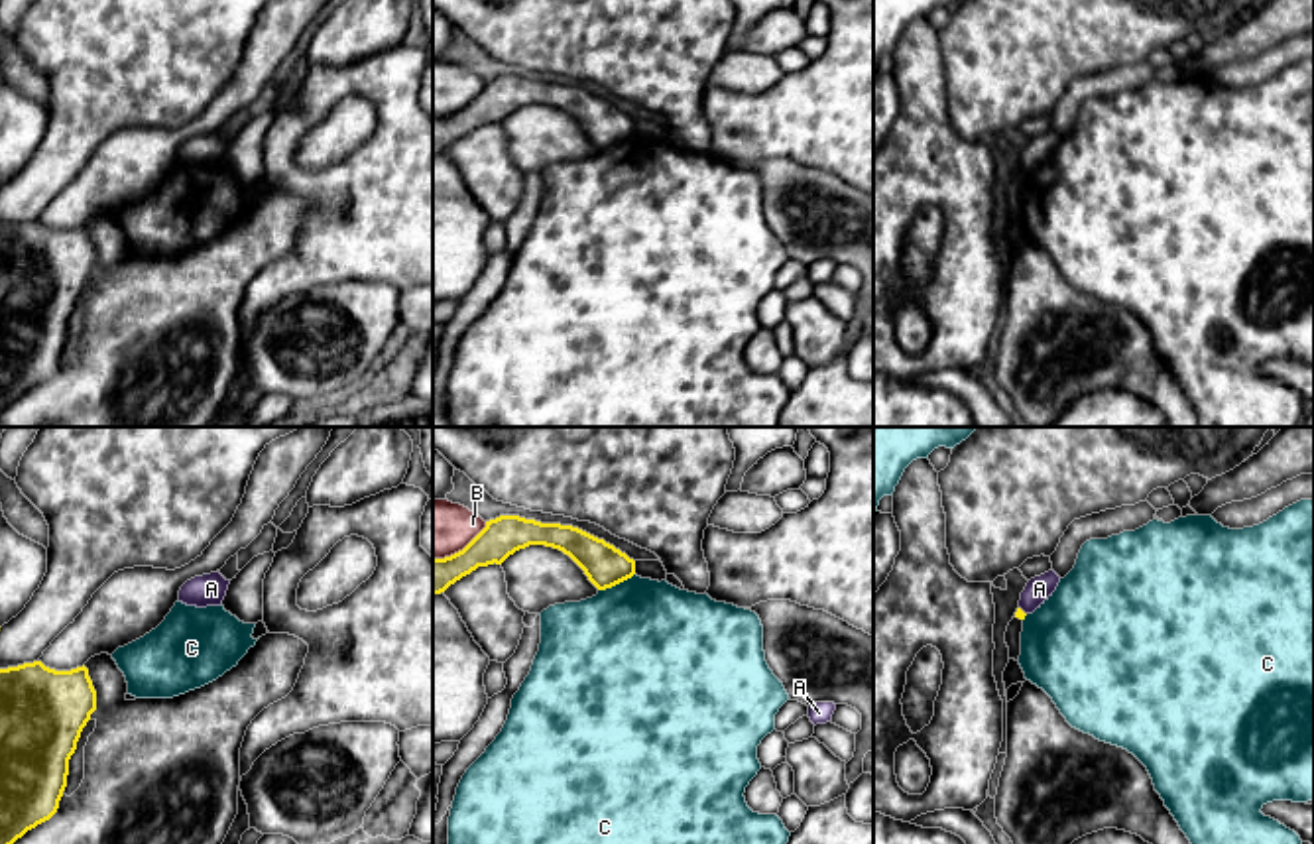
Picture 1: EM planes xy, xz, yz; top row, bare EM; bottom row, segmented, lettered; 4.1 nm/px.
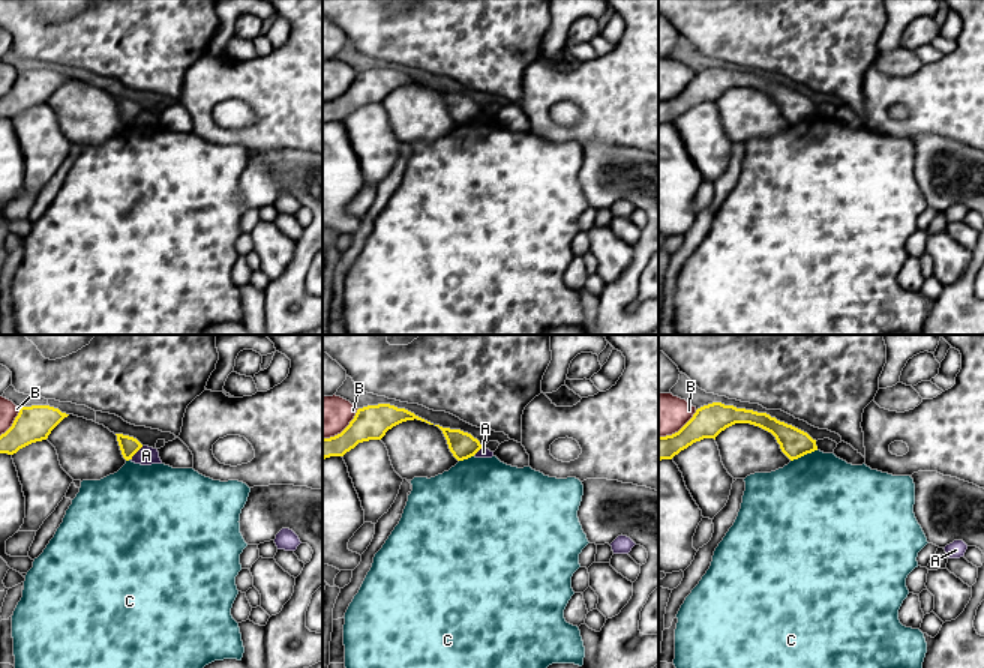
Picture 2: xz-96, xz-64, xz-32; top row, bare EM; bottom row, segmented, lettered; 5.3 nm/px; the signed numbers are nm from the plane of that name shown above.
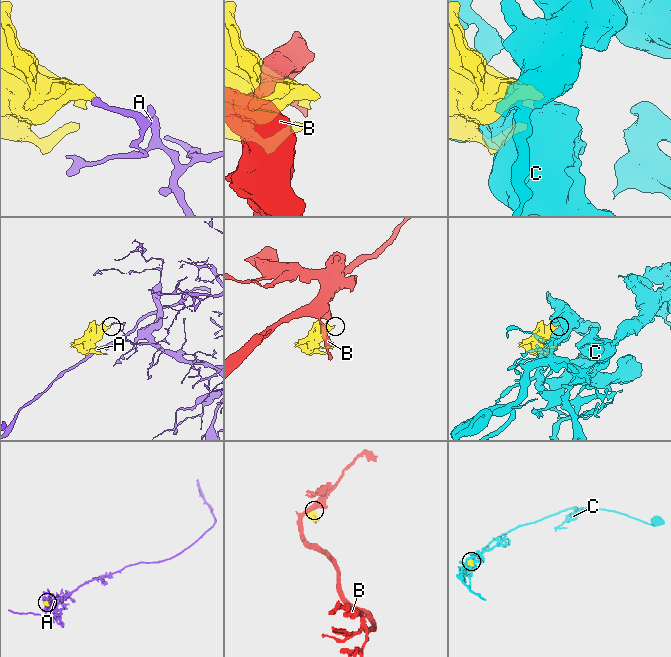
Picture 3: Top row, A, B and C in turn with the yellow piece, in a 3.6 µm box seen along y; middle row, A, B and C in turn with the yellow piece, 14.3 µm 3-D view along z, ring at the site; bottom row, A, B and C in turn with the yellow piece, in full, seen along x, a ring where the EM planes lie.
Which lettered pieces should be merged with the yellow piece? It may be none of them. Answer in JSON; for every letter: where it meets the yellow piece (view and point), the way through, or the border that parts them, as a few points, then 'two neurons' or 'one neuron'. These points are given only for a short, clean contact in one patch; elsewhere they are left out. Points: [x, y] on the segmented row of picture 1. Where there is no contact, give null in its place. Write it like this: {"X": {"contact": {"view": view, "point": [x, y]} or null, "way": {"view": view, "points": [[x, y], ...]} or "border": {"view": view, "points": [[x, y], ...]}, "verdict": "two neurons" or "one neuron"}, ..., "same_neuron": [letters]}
{"A": {"contact": {"view": "yz", "point": [1021, 610]}, "border": {"view": "yz", "points": [[1019, 606], [1025, 614]]}, "verdict": "two neurons"}, "B": {"contact": {"view": "xz", "point": [463, 549]}, "verdict": "two neurons"}, "C": {"contact": {"view": "xz", "point": [616, 583]}, "verdict": "two neurons"}, "same_neuron": []}

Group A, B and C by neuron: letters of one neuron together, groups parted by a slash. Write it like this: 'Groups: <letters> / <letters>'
Groups: A / B / C

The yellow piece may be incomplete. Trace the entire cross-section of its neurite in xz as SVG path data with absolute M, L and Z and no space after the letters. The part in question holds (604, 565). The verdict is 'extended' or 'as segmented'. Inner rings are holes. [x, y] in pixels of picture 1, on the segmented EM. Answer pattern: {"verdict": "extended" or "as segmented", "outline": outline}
{"verdict": "as segmented", "outline": "M500 515L458 553L433 559L433 596L478 567L502 565L529 545L545 545L568 555L598 588L612 588L635 574L635 561L614 545L578 527L541 523L519 515Z"}

